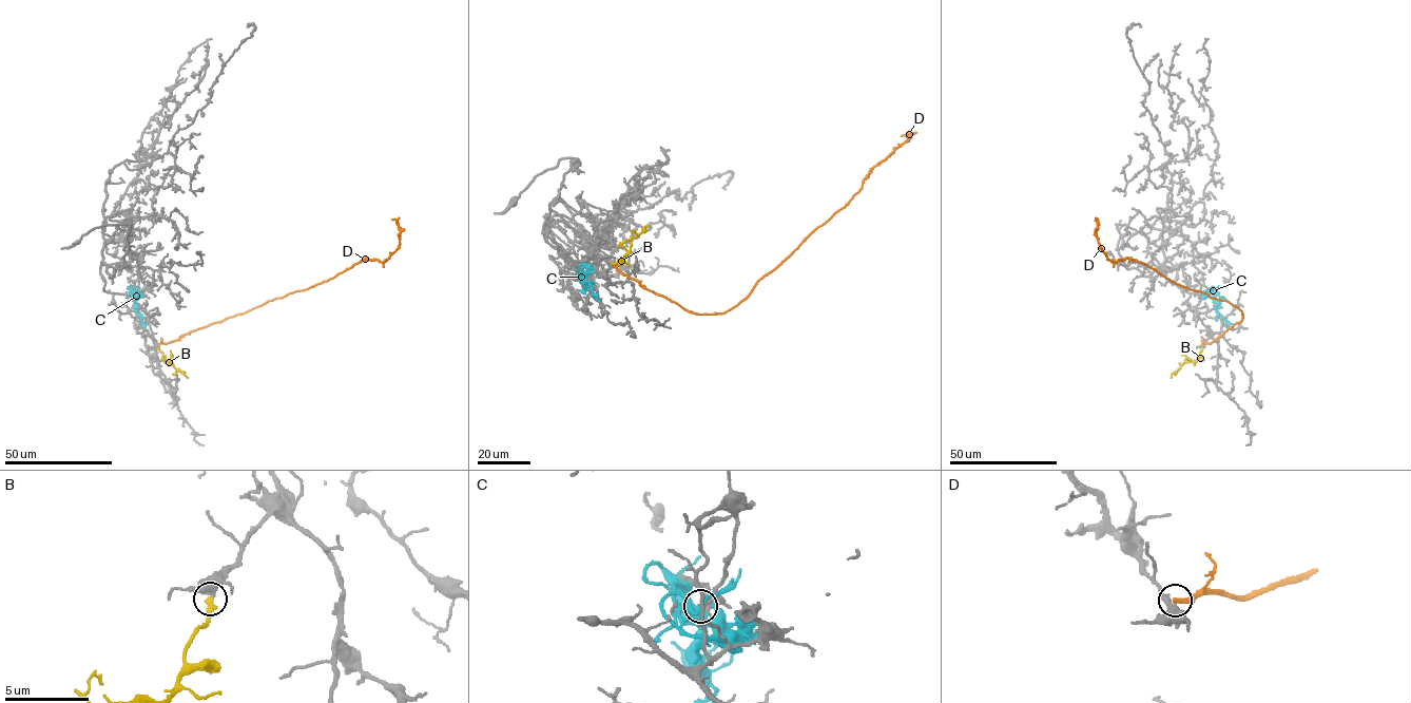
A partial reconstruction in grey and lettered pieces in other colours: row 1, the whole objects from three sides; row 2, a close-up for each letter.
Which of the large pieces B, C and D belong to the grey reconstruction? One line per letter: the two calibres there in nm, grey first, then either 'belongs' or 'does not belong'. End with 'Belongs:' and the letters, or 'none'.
B: 340 nm thick on the grey side, 240 nm on the other; belongs
C: 240 nm thick on the grey side, 180 nm on the other; does not belong
D: 400 nm thick on the grey side, 360 nm on the other; does not belong
Belongs: B

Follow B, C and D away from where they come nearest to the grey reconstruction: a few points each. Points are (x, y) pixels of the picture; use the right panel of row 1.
B: (1202, 347), (1195, 361), (1183, 363), (1171, 378)
C: (1211, 291), (1219, 304), (1217, 312), (1232, 323)
D: (1202, 344), (1240, 321), (1240, 310), (1226, 301), (1174, 283), (1140, 262), (1112, 262), (1099, 244), (1098, 220)

